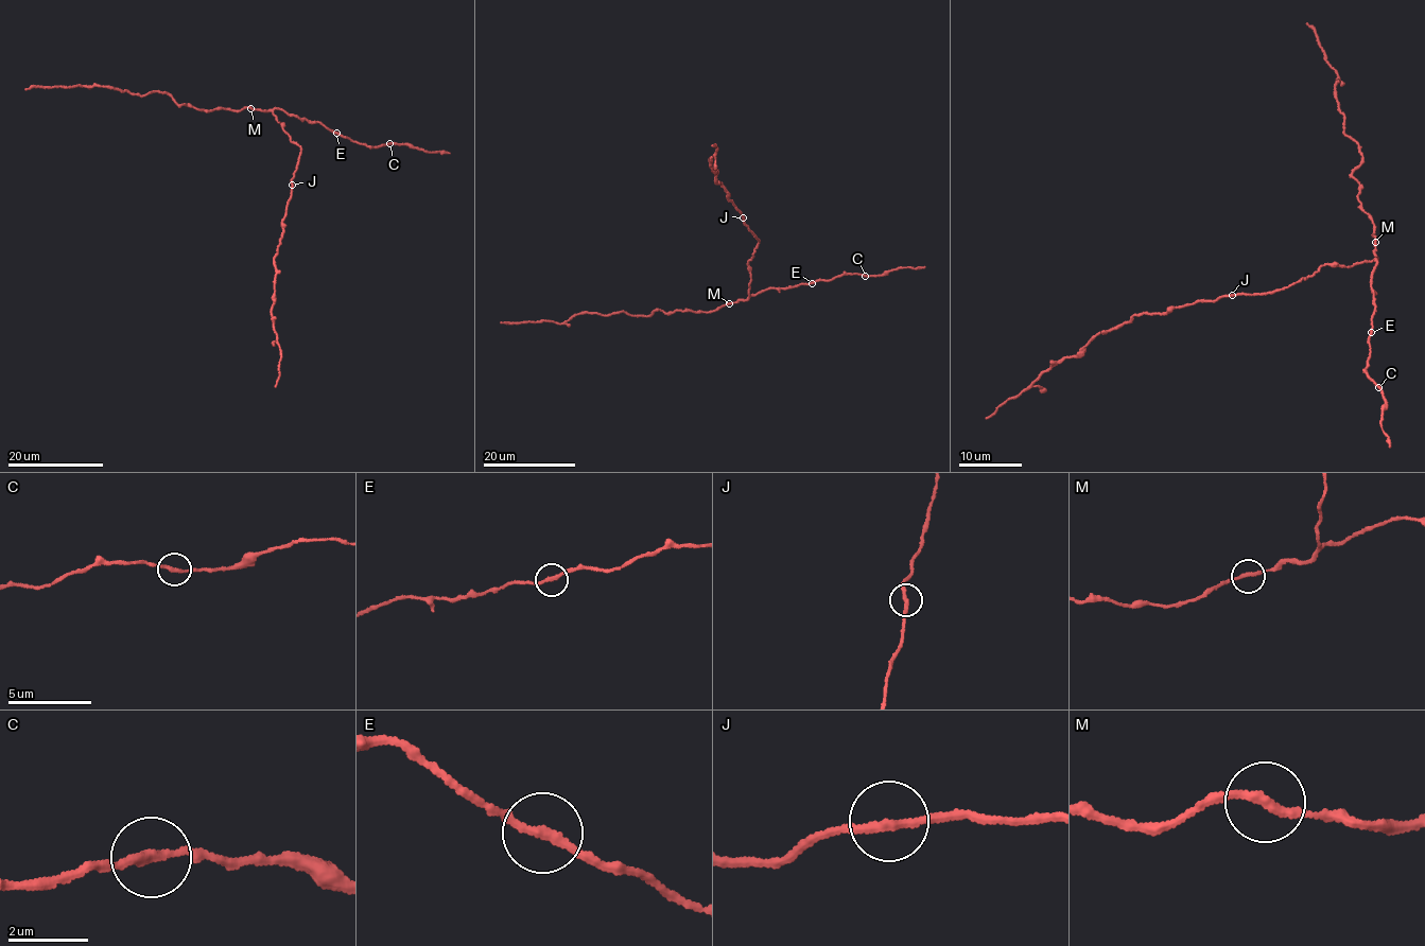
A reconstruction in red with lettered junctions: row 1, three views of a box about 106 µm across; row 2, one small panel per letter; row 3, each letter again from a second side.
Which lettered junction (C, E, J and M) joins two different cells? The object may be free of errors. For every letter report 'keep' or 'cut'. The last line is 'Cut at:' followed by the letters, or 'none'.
C: keep
E: keep
J: keep
M: keep
Cut at: none

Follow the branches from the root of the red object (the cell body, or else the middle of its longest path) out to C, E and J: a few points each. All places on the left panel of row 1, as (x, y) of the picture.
C: (283, 129), (273, 112), (275, 109), (281, 108), (312, 122), (319, 121), (334, 132), (368, 147), (389, 144)
E: (283, 129), (273, 112), (275, 109), (281, 108), (312, 122), (319, 121), (336, 133)
J: (283, 129), (292, 142), (301, 149), (292, 185)

